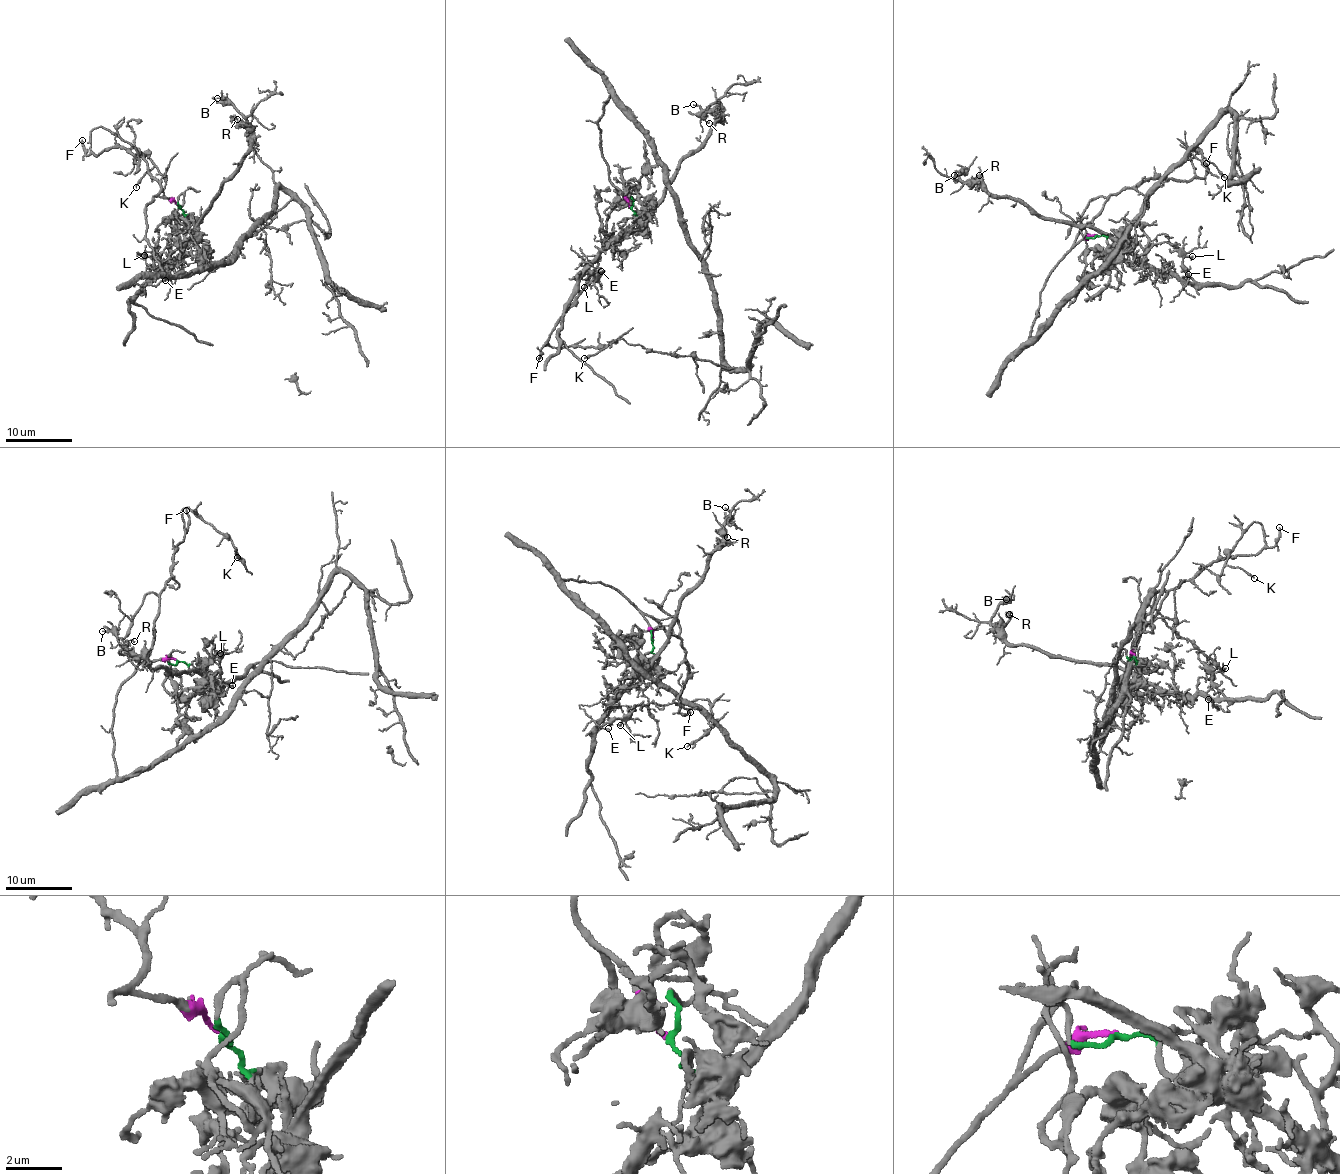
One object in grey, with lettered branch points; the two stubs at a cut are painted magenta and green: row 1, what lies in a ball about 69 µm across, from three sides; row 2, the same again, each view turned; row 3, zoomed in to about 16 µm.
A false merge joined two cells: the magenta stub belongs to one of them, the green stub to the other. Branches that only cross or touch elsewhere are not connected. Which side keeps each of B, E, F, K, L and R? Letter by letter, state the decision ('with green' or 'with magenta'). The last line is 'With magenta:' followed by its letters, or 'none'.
B: with green
E: with green
F: with magenta
K: with magenta
L: with green
R: with green
With magenta: F, K

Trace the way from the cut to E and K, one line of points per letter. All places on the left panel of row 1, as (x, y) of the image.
E: (178, 206), (193, 225), (193, 235), (151, 283), (155, 285), (165, 280)
K: (178, 205), (162, 196), (144, 157), (120, 146), (91, 152), (93, 129), (115, 132), (154, 165), (136, 187)

